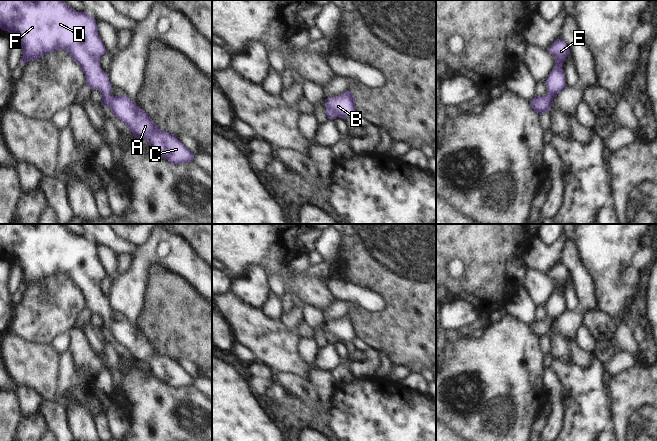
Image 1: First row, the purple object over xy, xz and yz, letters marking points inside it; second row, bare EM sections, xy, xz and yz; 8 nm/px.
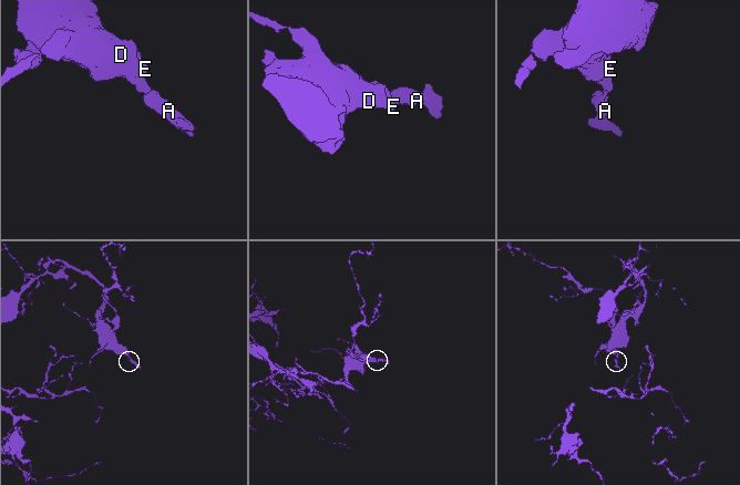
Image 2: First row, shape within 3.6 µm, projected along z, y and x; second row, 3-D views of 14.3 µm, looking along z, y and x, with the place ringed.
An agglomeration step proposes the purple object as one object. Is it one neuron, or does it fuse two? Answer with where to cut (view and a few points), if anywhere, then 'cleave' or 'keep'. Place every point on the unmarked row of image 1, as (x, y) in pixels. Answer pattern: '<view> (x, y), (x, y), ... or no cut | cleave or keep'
no cut | keep

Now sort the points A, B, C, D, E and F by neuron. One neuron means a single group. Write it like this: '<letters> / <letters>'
A B C D E F

